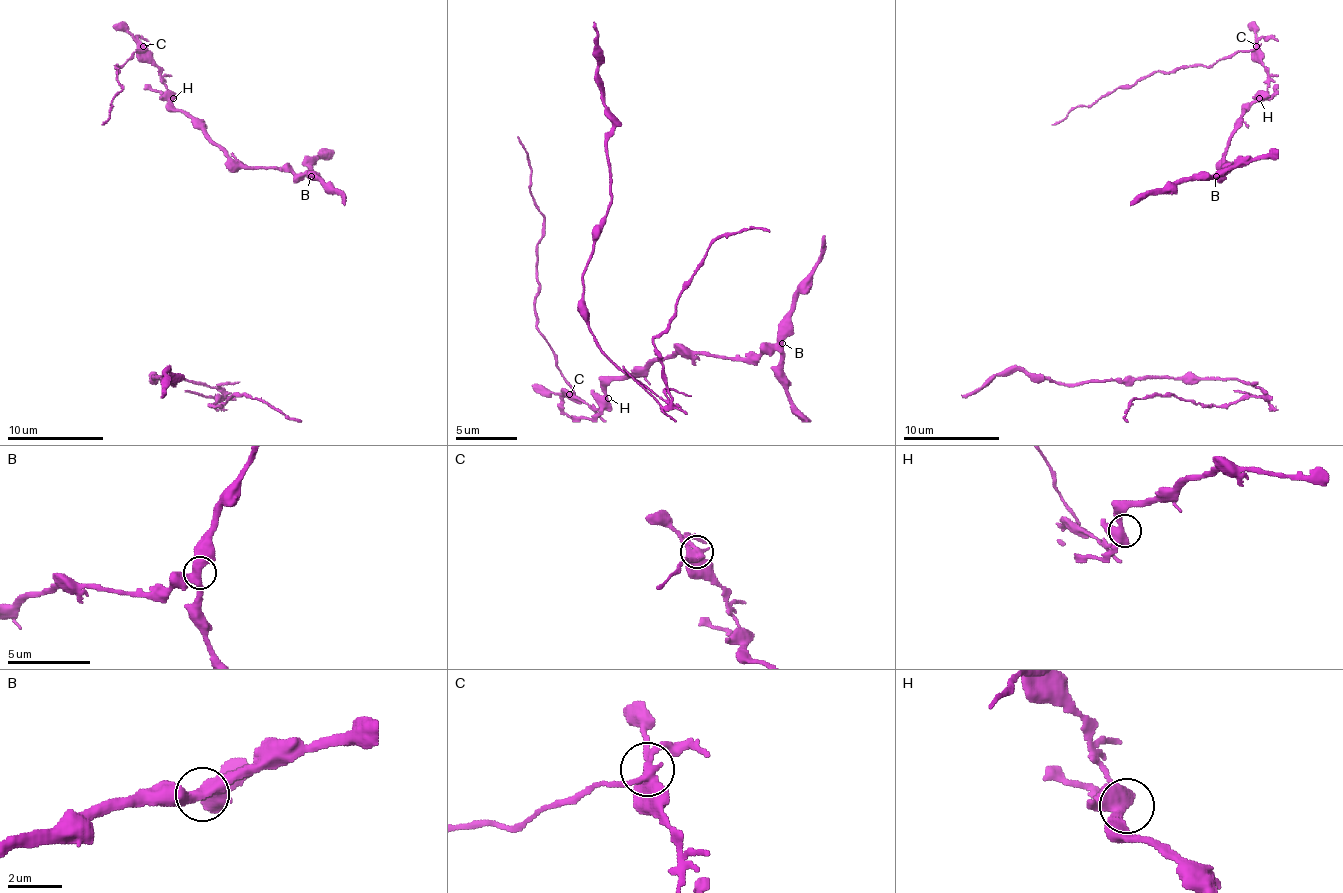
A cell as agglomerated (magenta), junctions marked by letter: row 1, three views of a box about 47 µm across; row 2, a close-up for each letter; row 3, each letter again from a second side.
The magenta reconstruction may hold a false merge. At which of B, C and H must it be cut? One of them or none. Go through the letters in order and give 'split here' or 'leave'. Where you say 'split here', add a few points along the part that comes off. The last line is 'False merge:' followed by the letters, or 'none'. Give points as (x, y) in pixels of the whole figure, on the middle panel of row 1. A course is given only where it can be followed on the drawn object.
B: leave
C: split here | (568, 395), (572, 386), (541, 331), (535, 294), (544, 215), (529, 187), (532, 169), (517, 135)
H: leave
False merge: C

